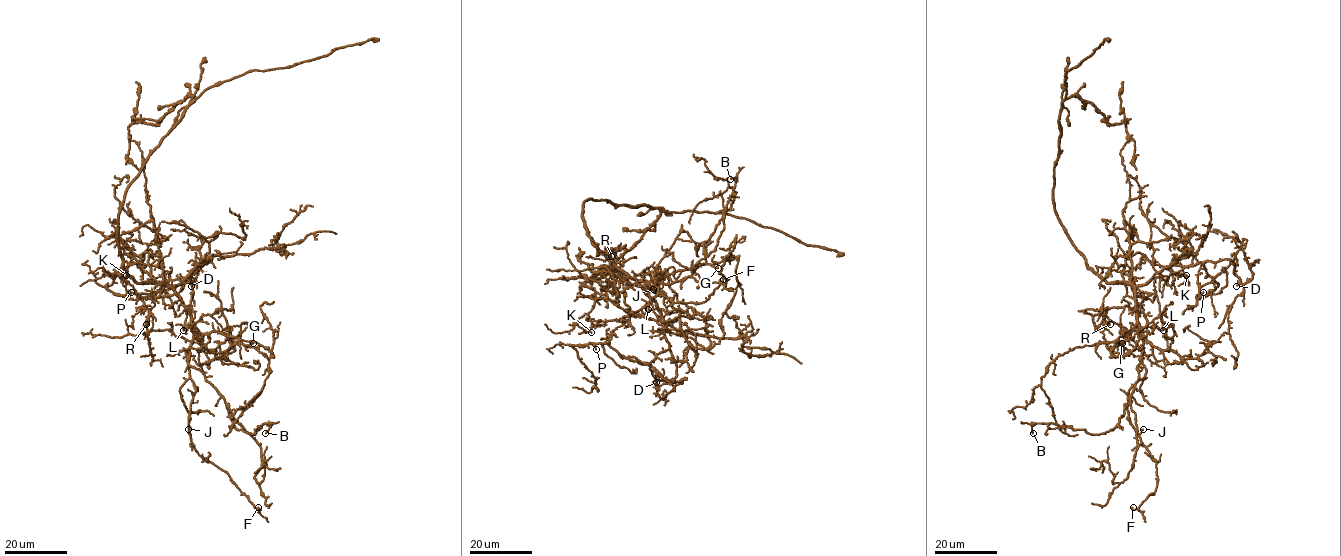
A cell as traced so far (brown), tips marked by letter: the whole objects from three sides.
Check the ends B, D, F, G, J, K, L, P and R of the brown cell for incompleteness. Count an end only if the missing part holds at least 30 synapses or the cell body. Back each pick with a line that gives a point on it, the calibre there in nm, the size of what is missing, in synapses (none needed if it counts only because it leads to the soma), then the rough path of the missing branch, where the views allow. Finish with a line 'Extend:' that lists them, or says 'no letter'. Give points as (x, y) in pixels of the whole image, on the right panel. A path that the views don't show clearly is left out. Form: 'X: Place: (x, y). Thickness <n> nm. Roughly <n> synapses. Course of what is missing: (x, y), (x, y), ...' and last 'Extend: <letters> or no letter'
L: Place: (1163, 330). Thickness 240 nm. Roughly 35 synapses. Course of what is missing: (1163, 330), (1168, 328), (1174, 318), (1188, 348), (1204, 372), (1208, 370)
Extend: L

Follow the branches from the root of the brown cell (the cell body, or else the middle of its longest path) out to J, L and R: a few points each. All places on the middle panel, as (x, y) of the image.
J: (584, 224), (591, 242), (611, 261), (638, 281), (656, 282), (654, 292), (660, 274), (653, 275), (653, 289)
L: (584, 224), (591, 242), (619, 268), (638, 281), (656, 282), (656, 294), (648, 309)
R: (584, 224), (591, 242), (629, 276), (616, 289), (607, 255), (615, 250), (611, 256)

